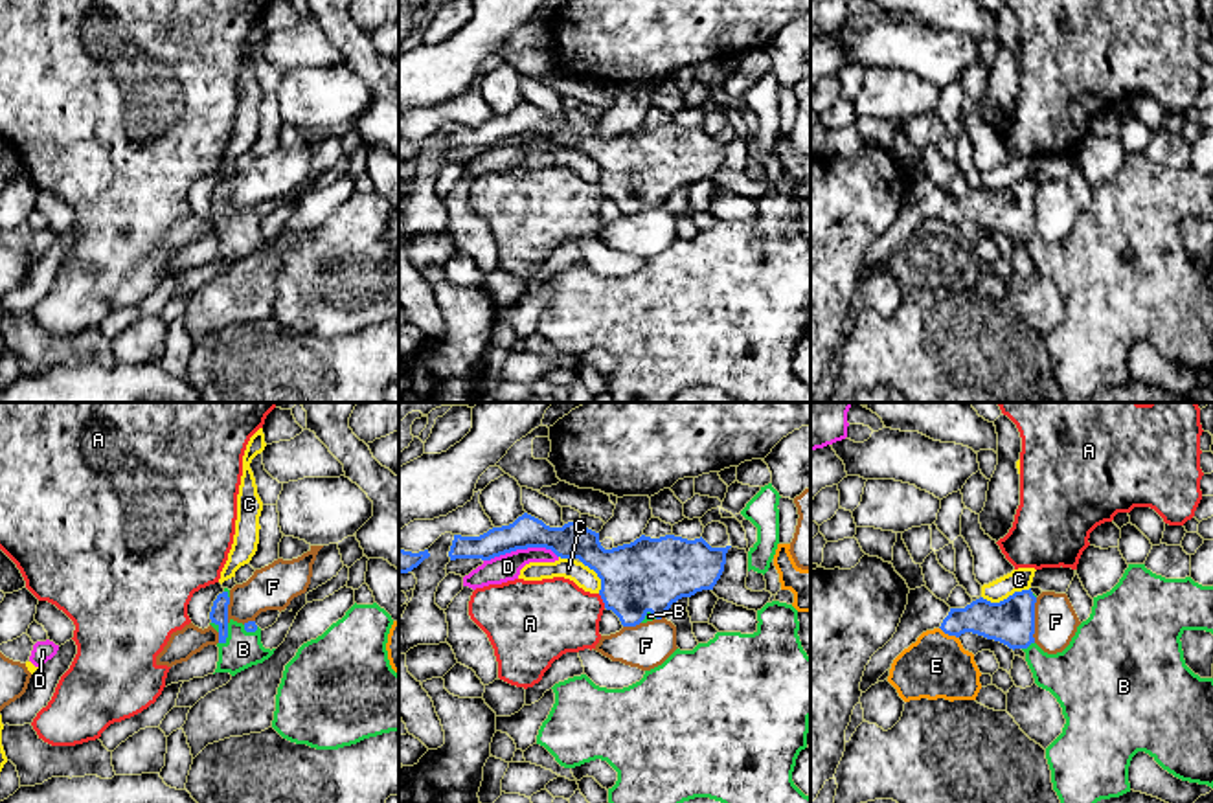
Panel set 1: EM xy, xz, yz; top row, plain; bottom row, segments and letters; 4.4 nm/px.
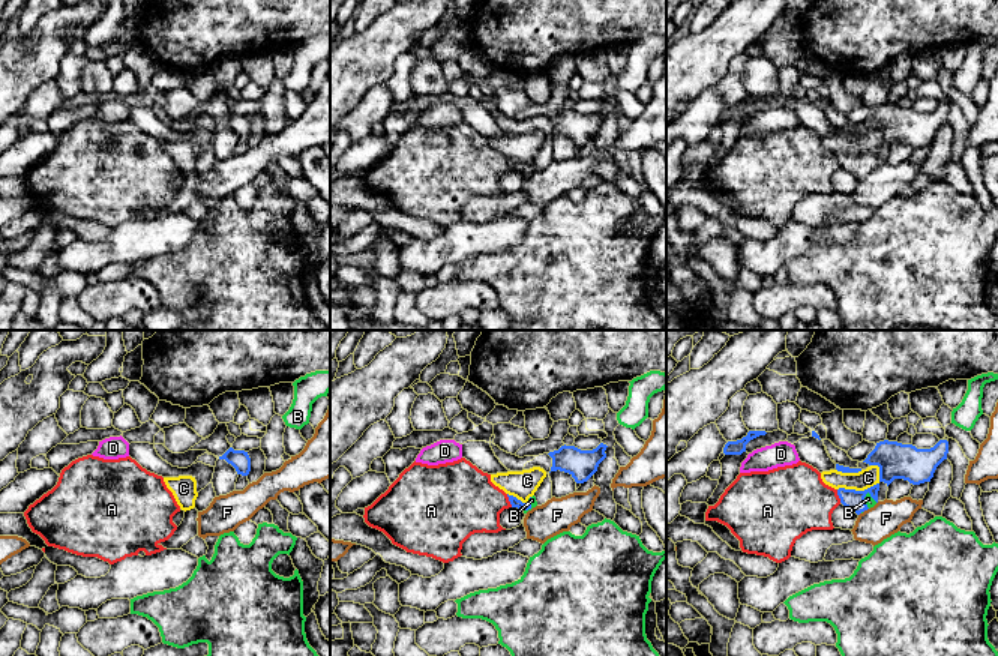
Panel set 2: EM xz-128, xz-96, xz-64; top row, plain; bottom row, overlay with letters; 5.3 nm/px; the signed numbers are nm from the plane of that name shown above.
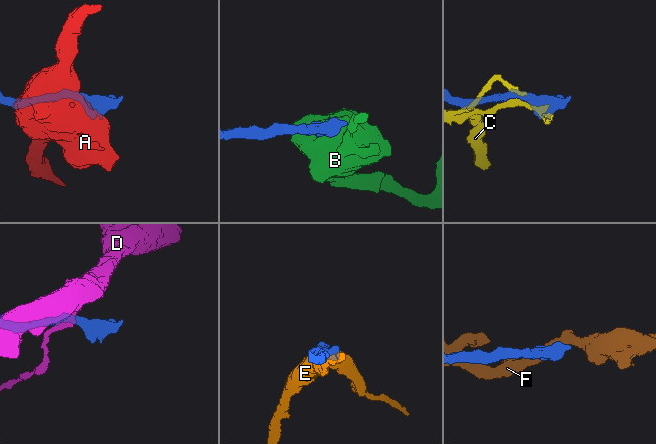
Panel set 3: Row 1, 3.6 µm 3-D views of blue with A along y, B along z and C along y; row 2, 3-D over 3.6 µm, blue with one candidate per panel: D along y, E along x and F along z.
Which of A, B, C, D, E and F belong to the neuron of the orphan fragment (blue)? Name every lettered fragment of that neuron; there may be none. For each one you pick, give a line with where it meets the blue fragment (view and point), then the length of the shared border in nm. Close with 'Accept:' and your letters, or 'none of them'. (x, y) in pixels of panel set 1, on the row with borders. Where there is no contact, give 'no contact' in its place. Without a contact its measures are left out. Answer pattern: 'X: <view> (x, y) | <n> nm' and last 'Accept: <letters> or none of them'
B: xy (226, 634) | 100 nm
Accept: B

